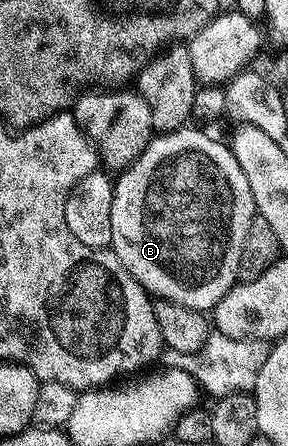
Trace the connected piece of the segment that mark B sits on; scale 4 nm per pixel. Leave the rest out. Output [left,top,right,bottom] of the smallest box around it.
[110,125,256,313]

